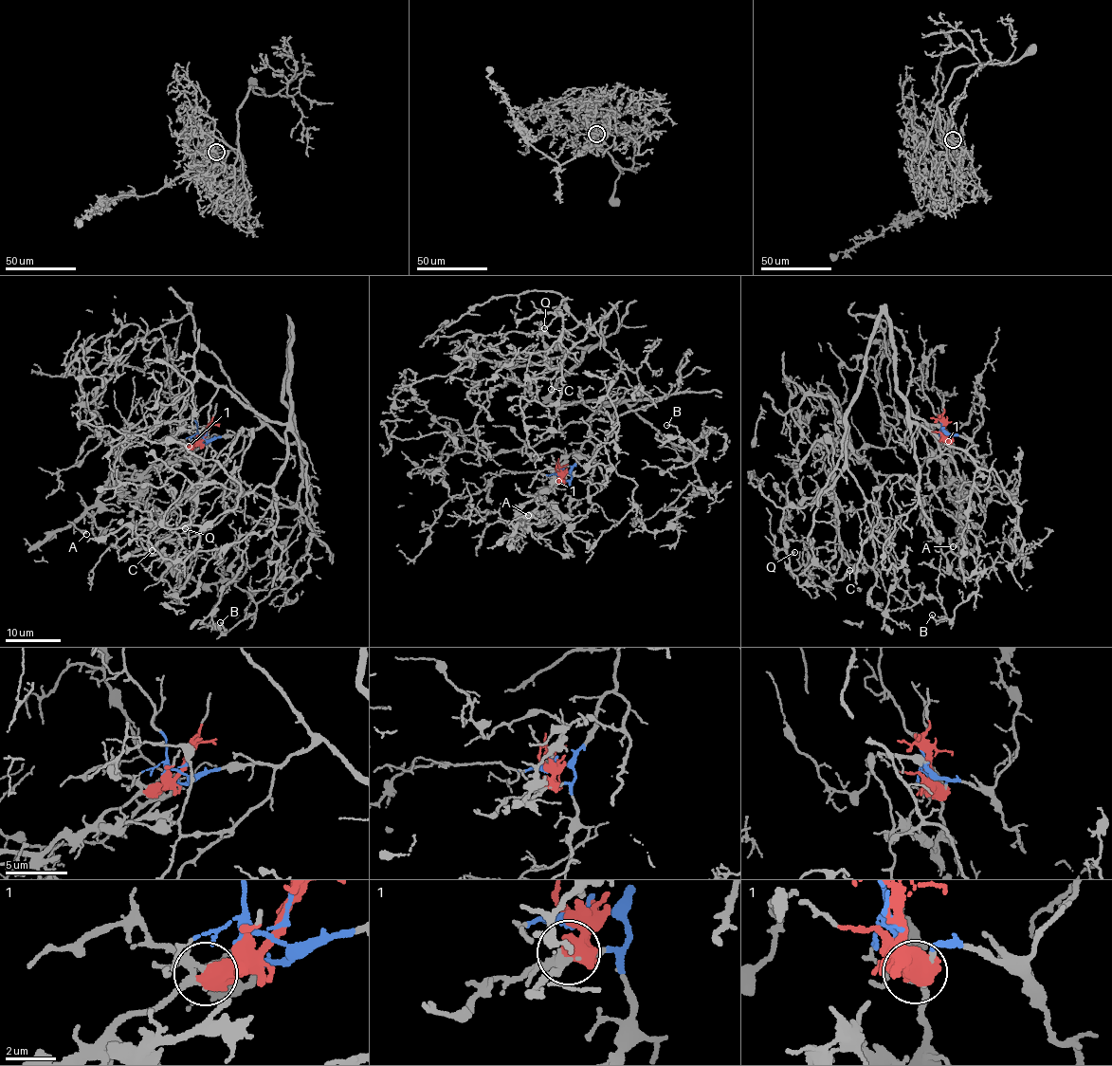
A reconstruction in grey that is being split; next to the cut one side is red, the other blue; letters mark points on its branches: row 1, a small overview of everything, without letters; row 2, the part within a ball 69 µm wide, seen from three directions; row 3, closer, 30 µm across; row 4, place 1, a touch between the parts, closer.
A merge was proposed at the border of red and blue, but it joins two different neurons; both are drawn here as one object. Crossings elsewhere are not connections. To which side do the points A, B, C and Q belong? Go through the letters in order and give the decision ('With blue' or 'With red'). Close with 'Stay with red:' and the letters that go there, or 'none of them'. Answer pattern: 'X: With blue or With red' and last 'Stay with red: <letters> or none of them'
A: With red
B: With blue
C: With blue
Q: With blue
Stay with red: A

